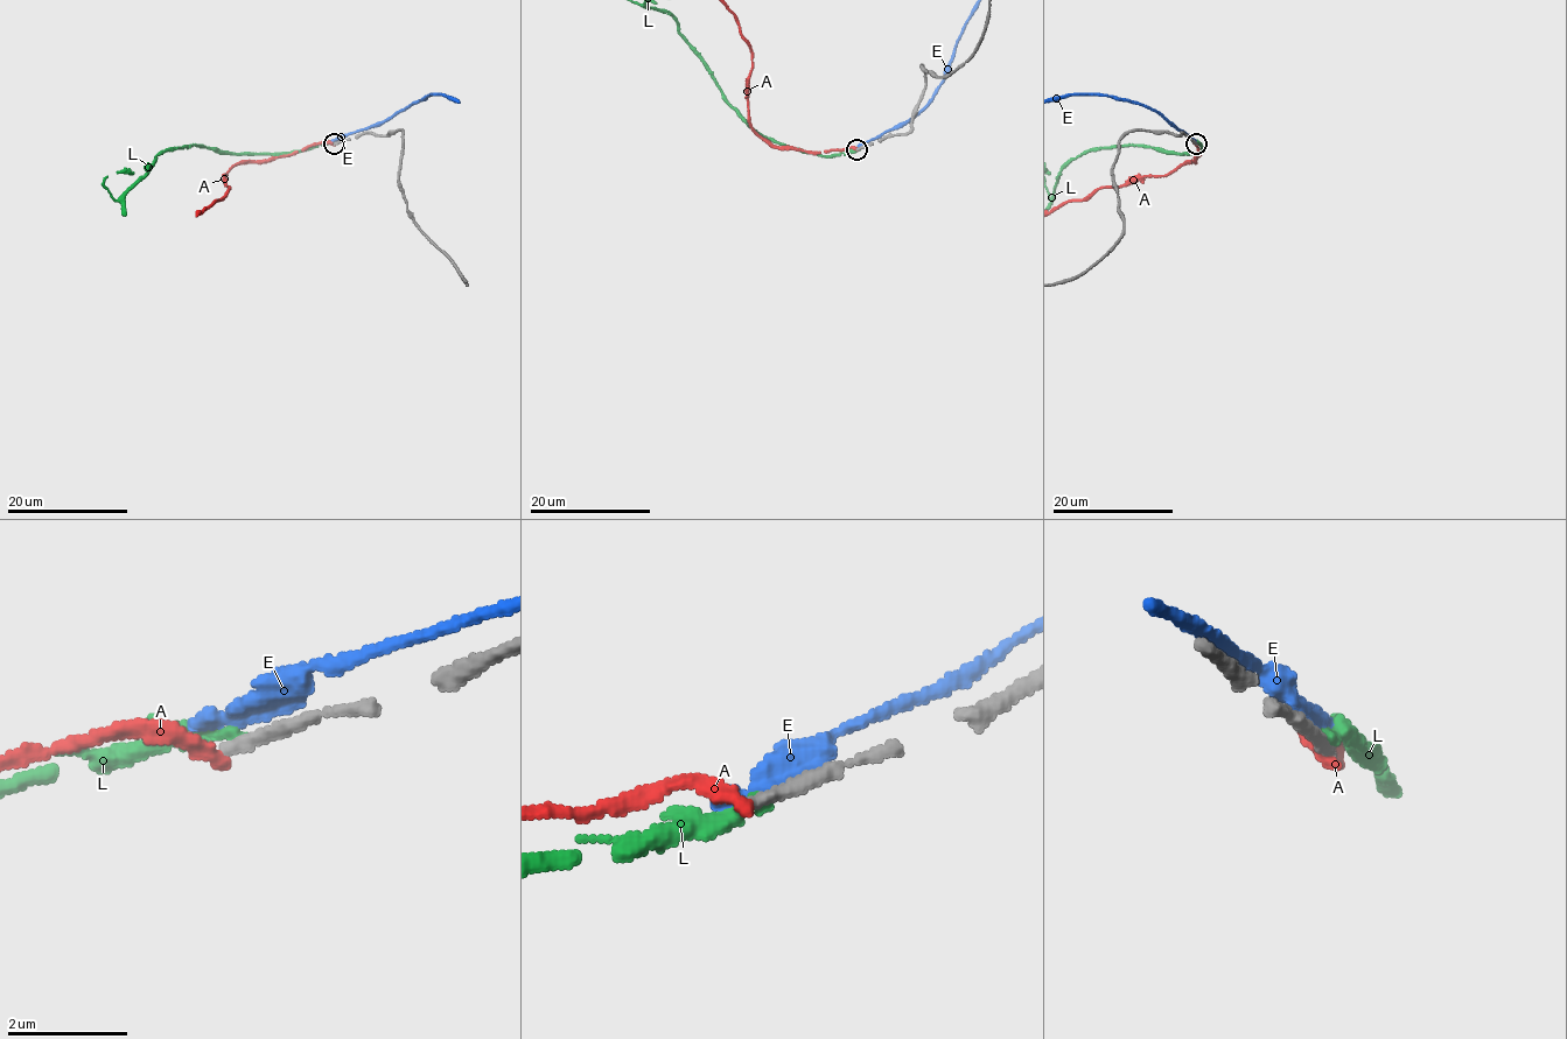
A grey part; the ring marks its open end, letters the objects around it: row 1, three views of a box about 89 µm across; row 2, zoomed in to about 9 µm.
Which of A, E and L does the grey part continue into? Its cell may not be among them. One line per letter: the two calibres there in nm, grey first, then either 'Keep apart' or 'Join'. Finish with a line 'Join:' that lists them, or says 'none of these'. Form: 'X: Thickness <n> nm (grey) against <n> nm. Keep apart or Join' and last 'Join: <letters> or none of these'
A: Thickness 220 nm (grey) against 200 nm. Keep apart
E: Thickness 320 nm (grey) against 360 nm. Keep apart
L: Thickness 240 nm (grey) against 260 nm. Keep apart
Join: none of these

